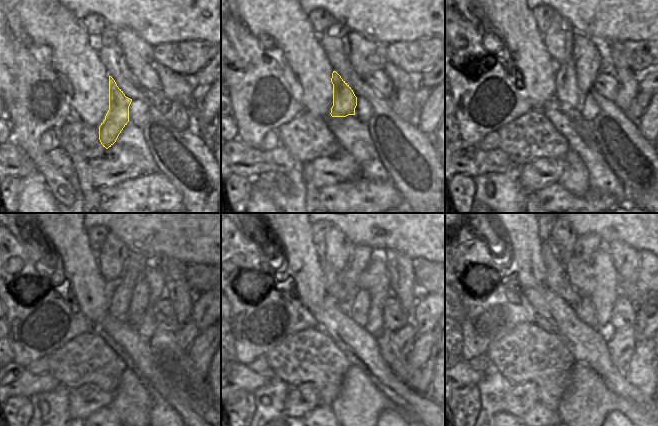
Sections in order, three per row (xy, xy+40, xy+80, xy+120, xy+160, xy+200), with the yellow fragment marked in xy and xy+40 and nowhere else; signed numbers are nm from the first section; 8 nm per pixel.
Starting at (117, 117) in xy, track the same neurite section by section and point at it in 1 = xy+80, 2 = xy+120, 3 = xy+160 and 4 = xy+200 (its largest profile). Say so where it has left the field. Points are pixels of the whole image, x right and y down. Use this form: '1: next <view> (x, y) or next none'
1: next xy+80 (566, 90)
2: next xy+120 (119, 292)
3: next xy+160 (360, 256)
4: next xy+200 (586, 245)

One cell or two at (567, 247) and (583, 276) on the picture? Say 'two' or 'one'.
two

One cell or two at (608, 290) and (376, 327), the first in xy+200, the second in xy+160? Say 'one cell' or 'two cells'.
one cell

